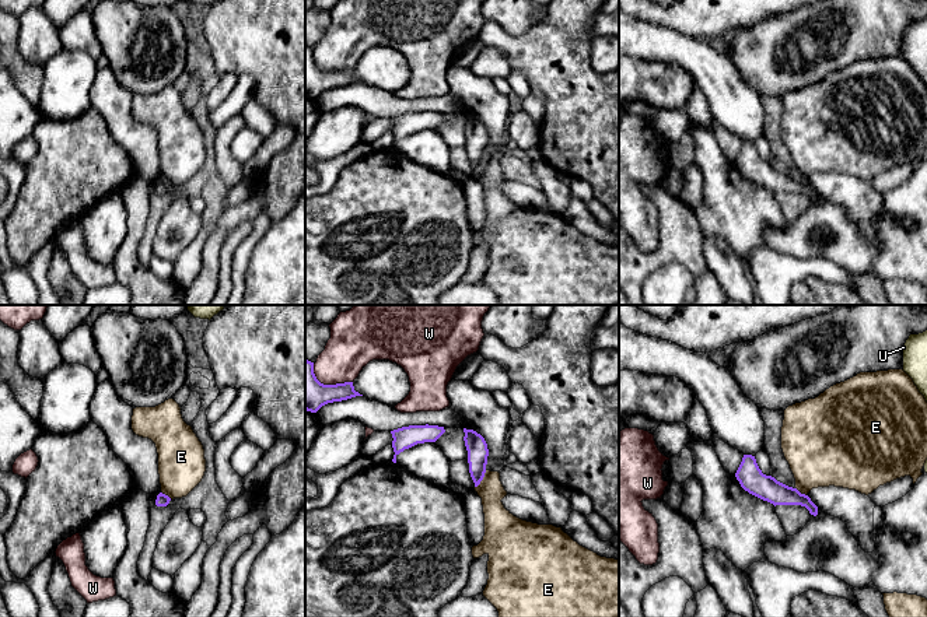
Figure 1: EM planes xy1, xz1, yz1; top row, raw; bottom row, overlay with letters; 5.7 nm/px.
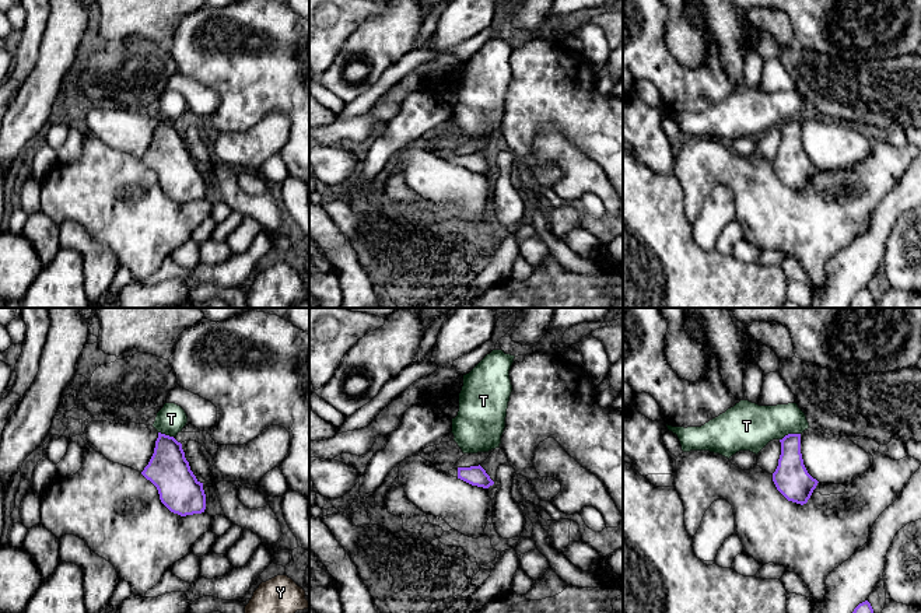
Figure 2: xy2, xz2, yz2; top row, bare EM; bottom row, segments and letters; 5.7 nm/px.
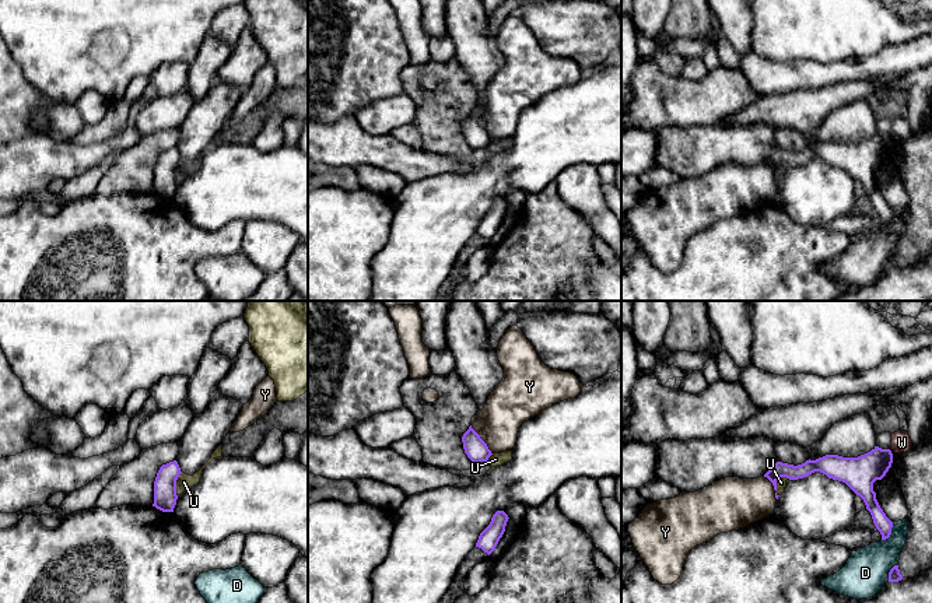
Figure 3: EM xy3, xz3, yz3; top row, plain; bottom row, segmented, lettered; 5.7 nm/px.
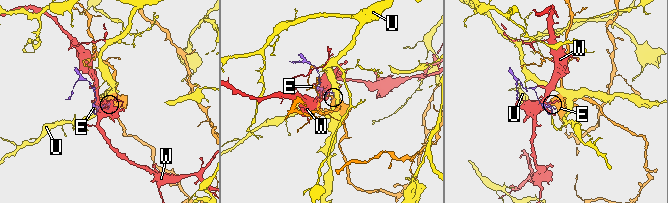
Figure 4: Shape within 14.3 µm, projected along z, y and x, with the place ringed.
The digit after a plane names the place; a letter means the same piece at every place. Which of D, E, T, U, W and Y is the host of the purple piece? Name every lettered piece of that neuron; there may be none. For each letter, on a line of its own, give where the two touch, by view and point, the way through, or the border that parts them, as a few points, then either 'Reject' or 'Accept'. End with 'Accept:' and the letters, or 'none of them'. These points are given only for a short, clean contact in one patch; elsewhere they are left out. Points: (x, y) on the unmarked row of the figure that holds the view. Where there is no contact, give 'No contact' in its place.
D: Touches purple at yz3 (890, 220). Boundary: yz3 (893, 209), (890, 221), (882, 227). Reject
E: Touches purple at xz1 (482, 165). Boundary: xz1 (486, 157), (475, 174). Reject
T: Touches purple at yz2 (790, 121). Boundary: yz2 (799, 119), (788, 119), (780, 126). Reject
U: Touches purple at yz3 (775, 171). Boundary: yz3 (785, 162), (777, 167), (777, 182). Reject
W: Touches purple at xz1 (328, 72). Reject
Y: Touches purple at xz3 (482, 126). Boundary: xz3 (470, 111), (491, 140). Reject
Accept: none of them

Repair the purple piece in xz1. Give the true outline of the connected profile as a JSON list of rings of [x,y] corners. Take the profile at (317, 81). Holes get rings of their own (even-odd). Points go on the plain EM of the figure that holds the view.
[[[305,46],[305,97],[316,99],[322,92],[333,88],[363,83],[354,77],[353,69],[323,71],[314,60],[314,49]]]

